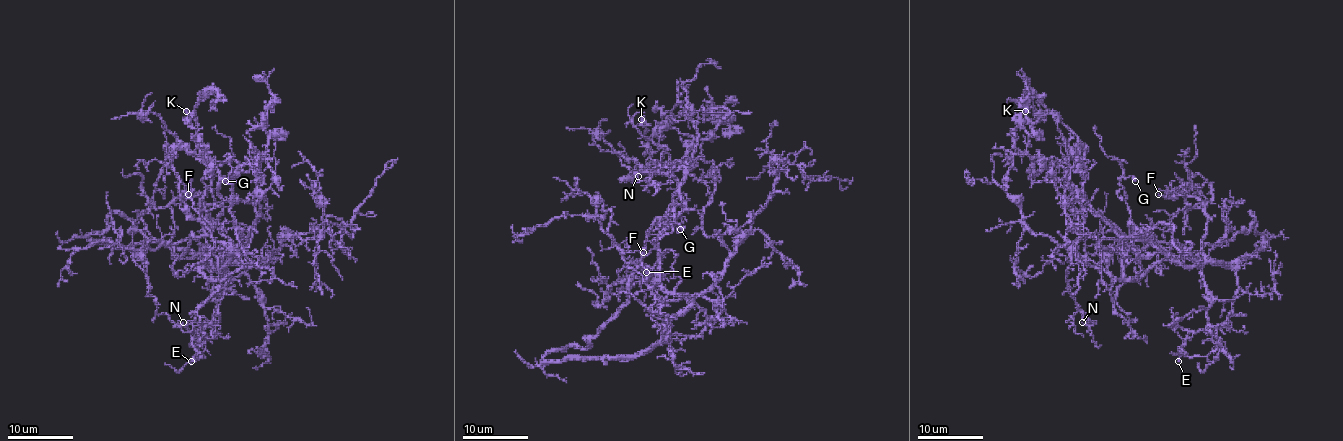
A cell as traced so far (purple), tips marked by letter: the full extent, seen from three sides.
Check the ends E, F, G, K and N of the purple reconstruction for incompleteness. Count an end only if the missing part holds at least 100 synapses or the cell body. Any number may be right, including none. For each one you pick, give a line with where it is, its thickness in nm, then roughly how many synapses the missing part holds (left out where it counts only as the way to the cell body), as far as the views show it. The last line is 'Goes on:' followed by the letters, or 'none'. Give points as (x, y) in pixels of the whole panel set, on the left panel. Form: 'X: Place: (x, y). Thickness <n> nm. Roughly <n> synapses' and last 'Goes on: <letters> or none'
Goes on: none

